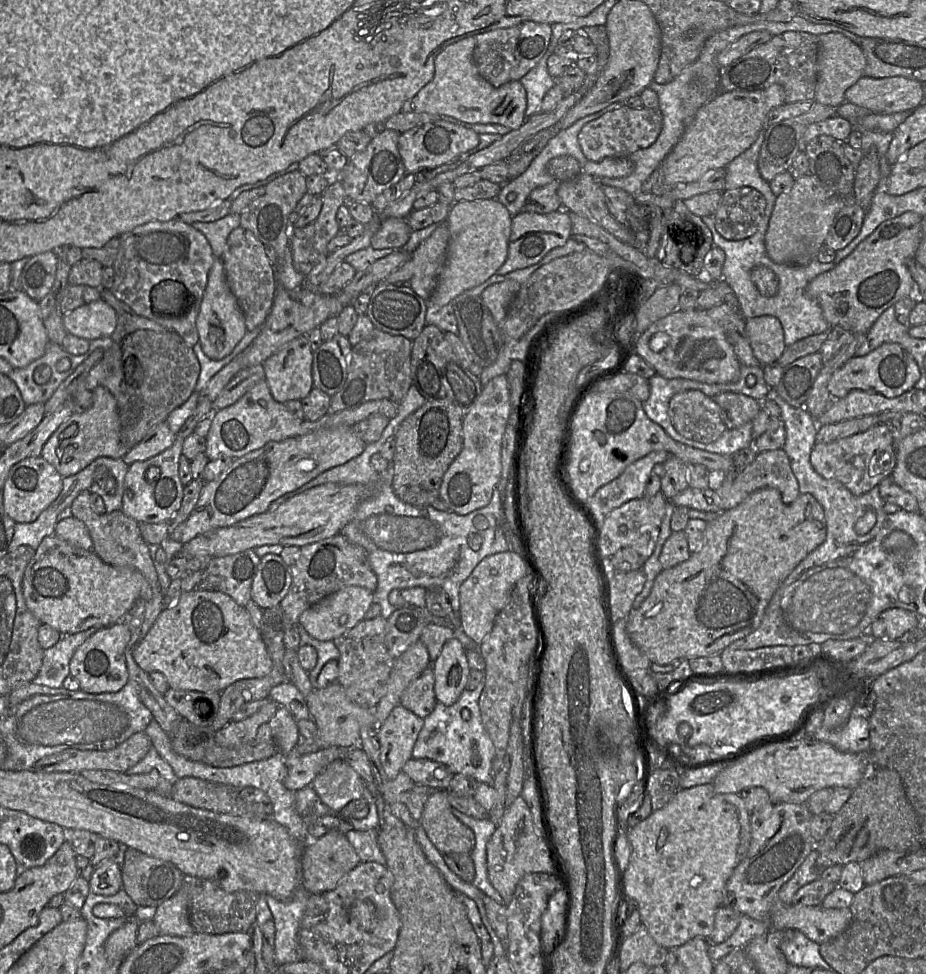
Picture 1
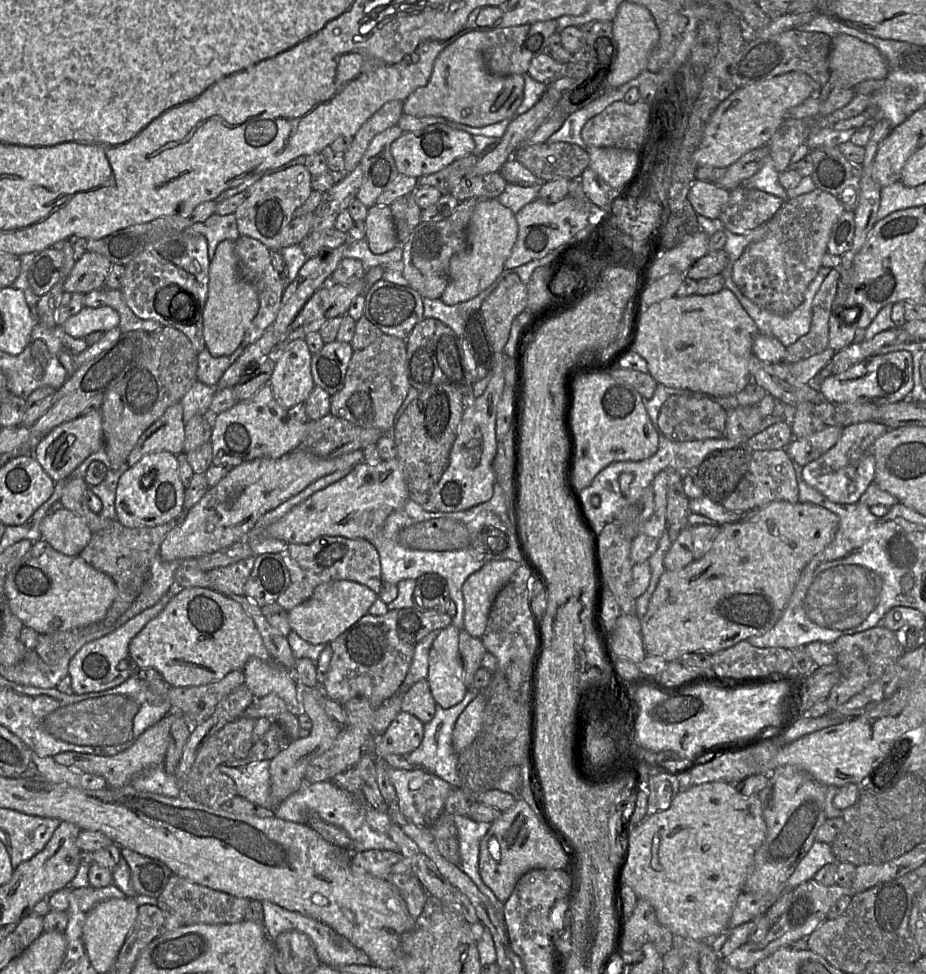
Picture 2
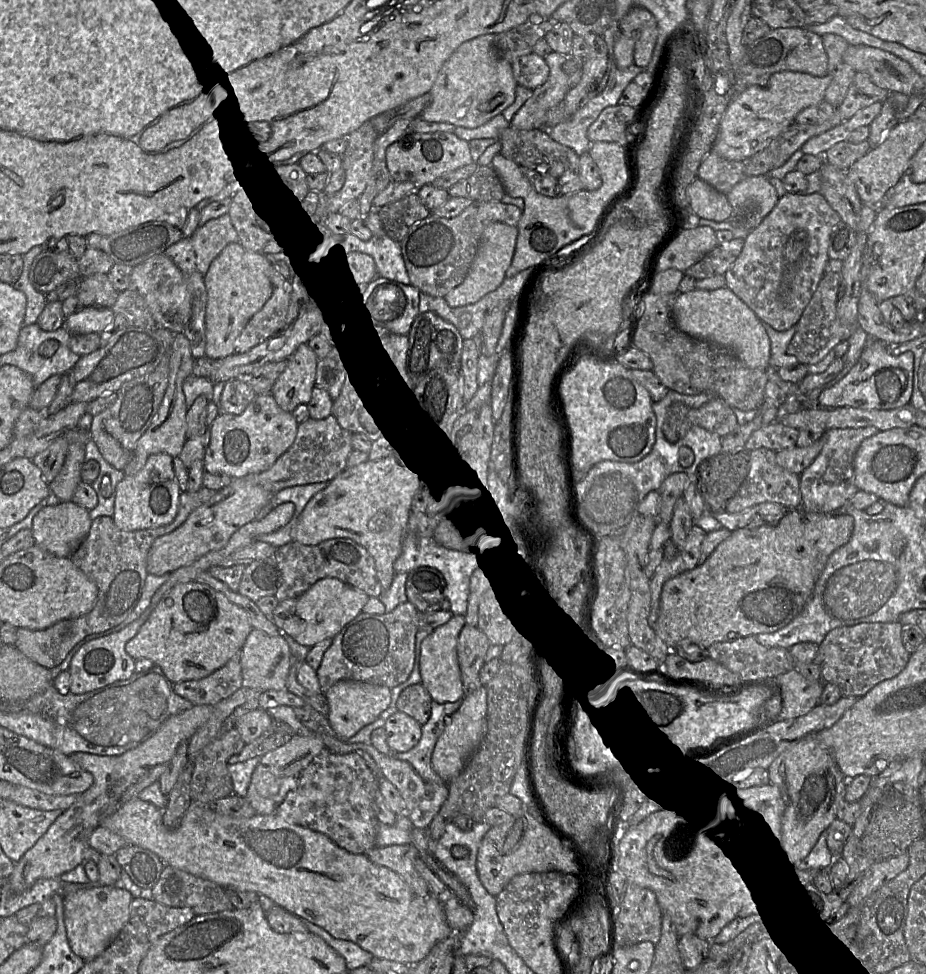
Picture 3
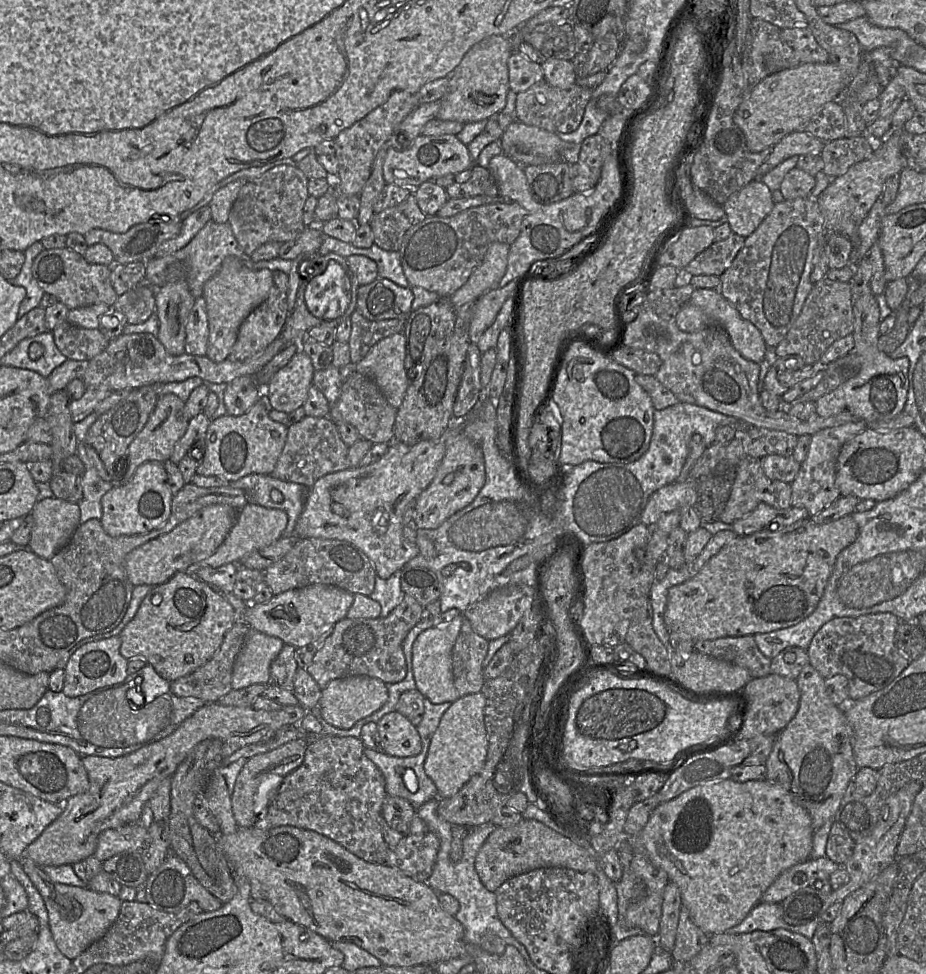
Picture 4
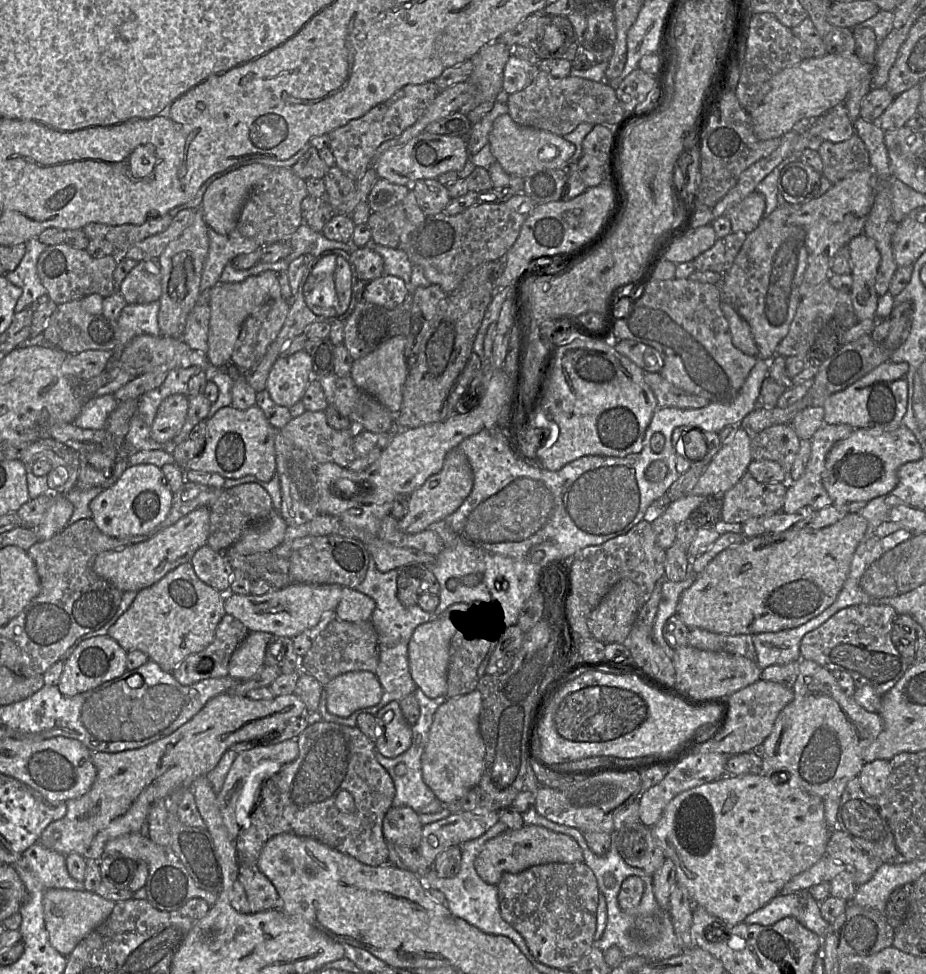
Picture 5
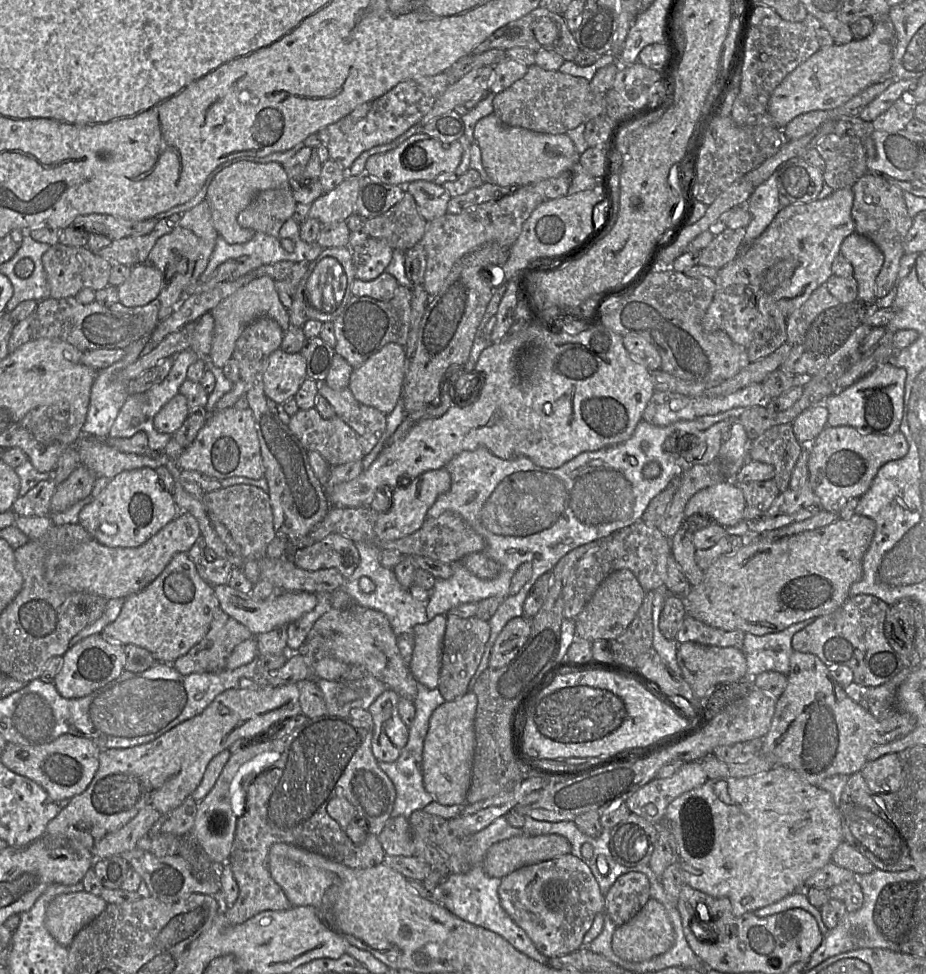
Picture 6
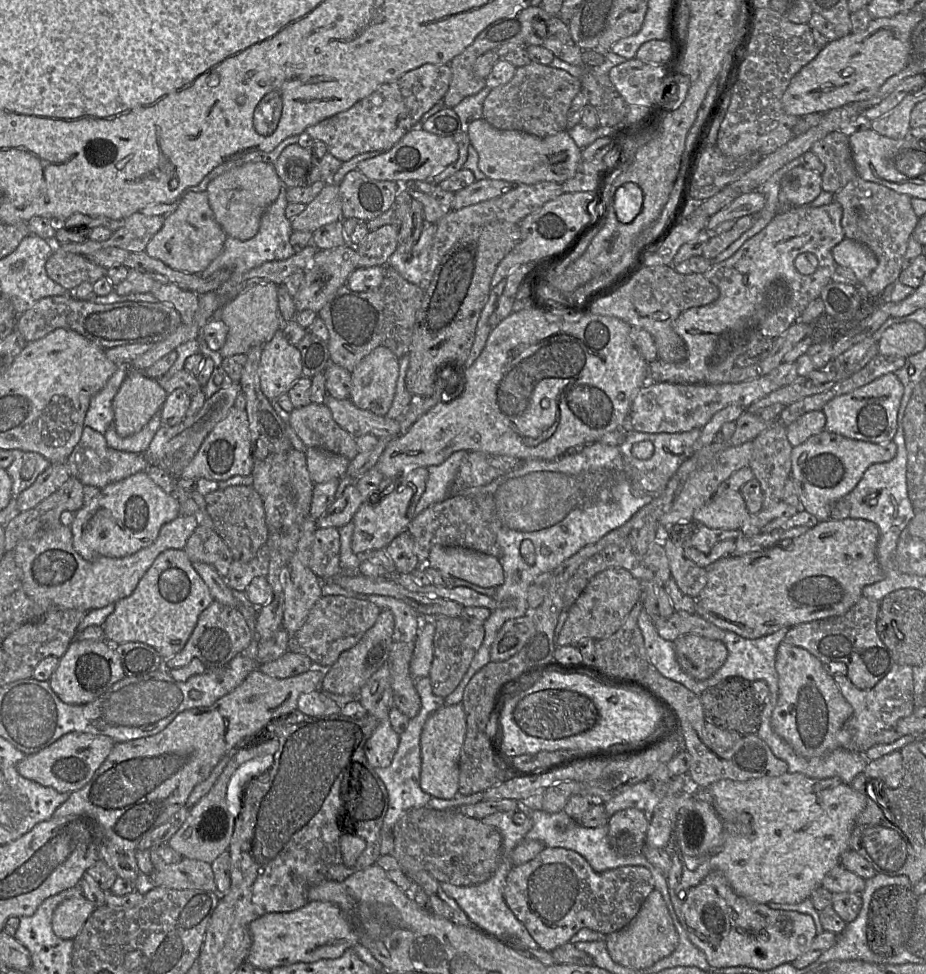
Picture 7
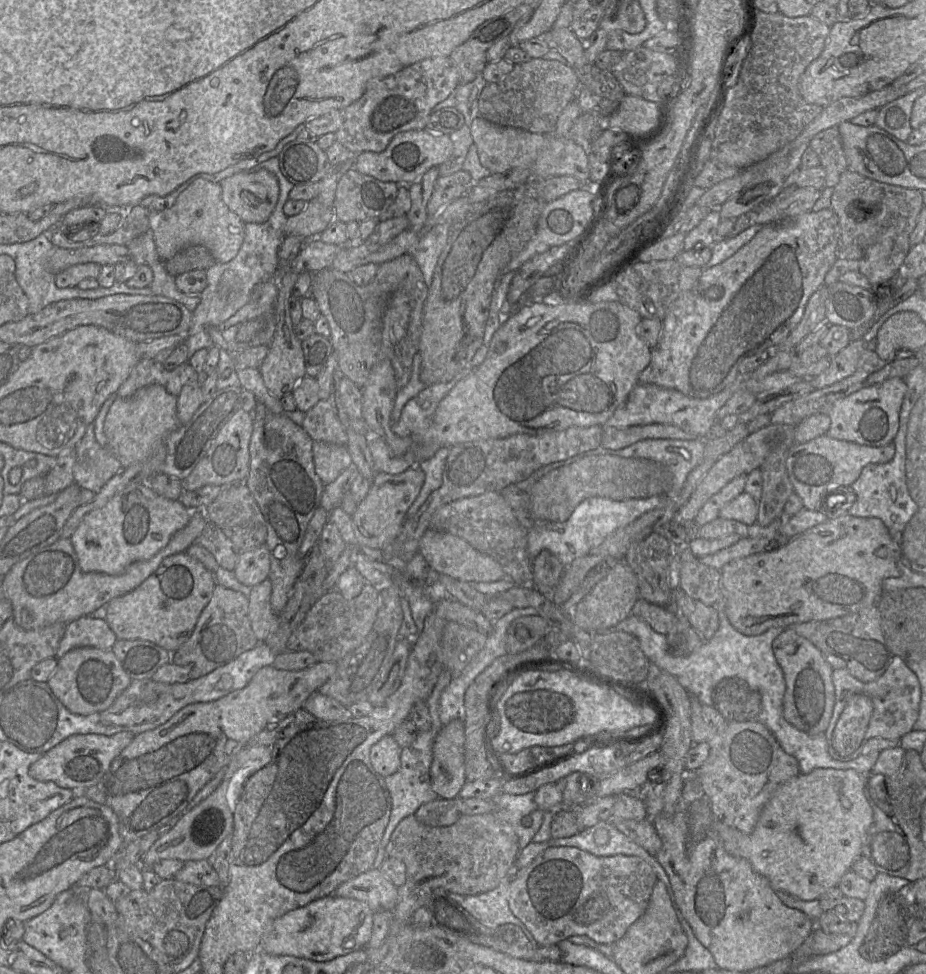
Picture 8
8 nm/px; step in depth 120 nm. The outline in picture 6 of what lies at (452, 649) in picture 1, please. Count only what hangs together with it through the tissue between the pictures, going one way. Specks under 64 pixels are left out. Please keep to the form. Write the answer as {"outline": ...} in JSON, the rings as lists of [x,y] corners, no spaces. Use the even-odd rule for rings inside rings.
{"outline":[[[437,615],[426,624],[414,627],[414,650],[409,668],[417,682],[430,689],[439,684],[446,624],[447,616]]]}

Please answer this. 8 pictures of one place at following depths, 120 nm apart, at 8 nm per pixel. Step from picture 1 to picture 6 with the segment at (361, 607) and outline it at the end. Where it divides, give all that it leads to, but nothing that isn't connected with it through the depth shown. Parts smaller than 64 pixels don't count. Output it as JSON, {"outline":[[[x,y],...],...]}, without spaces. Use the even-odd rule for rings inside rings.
{"outline":[[[227,584],[213,588],[221,610],[247,627],[254,636],[287,626],[313,610],[318,602],[317,594],[306,591],[279,591],[268,599],[256,600],[250,593],[242,593]]]}

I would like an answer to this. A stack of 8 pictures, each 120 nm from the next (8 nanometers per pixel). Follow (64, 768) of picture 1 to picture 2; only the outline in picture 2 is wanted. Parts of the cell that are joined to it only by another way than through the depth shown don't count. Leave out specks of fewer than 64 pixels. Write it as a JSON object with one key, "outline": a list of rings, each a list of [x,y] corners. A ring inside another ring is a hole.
{"outline":[[[173,710],[155,725],[148,728],[132,746],[113,756],[66,751],[55,755],[53,758],[57,763],[69,768],[102,776],[107,782],[106,788],[123,787],[131,784],[132,779],[143,771],[164,764],[170,739],[171,725],[181,716],[183,715]]]}

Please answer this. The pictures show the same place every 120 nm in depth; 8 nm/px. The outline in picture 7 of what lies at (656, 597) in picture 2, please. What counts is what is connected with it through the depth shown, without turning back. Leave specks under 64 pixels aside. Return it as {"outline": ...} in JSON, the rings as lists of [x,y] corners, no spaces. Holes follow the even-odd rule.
{"outline":[[[852,518],[842,520],[829,519],[818,522],[816,526],[809,528],[806,533],[795,539],[783,540],[778,546],[772,546],[762,551],[750,552],[744,555],[725,556],[707,568],[706,586],[696,598],[696,614],[717,627],[746,639],[757,639],[782,628],[791,628],[801,623],[843,615],[862,597],[862,590],[865,586],[881,581],[884,578],[883,570],[877,559],[879,534],[878,525],[869,520]]]}

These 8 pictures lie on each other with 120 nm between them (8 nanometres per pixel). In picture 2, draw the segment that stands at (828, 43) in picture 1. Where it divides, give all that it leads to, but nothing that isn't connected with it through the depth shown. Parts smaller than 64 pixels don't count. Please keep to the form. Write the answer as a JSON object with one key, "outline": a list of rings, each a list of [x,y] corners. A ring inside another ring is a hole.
{"outline":[[[847,34],[831,38],[829,70],[838,76],[839,84],[846,89],[853,89],[864,80],[884,80],[890,71],[886,59],[874,46]]]}

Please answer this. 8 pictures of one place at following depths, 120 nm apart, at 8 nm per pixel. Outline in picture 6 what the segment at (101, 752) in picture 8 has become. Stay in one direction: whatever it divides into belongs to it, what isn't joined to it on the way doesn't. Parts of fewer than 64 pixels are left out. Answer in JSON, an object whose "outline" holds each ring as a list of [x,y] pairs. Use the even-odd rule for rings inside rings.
{"outline":[[[64,734],[38,746],[7,743],[1,762],[12,772],[39,784],[54,801],[60,801],[71,799],[87,789],[99,768],[100,752],[101,749],[91,740]]]}

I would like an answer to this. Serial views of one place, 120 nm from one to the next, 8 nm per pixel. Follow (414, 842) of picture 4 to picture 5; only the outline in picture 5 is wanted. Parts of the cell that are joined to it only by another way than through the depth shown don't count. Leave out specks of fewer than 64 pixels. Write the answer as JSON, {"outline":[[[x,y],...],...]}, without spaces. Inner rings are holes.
{"outline":[[[477,809],[451,813],[450,816],[422,827],[418,853],[432,868],[442,851],[480,837],[499,821],[497,810]]]}

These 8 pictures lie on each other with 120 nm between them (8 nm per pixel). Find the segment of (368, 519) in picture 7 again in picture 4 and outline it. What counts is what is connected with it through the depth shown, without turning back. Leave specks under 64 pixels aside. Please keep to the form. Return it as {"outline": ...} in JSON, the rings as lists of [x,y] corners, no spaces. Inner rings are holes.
{"outline":[[[463,432],[446,442],[446,450],[431,483],[416,498],[413,524],[417,529],[435,529],[446,519],[468,506],[486,481],[485,462],[481,448]]]}

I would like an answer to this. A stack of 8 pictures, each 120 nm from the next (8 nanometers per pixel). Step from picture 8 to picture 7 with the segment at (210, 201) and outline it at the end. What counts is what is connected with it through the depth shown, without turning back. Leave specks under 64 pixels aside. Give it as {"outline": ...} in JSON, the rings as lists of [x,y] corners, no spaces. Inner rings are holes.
{"outline":[[[206,191],[183,192],[177,209],[164,217],[162,228],[145,248],[149,256],[174,270],[199,274],[222,252],[227,234],[214,217]]]}

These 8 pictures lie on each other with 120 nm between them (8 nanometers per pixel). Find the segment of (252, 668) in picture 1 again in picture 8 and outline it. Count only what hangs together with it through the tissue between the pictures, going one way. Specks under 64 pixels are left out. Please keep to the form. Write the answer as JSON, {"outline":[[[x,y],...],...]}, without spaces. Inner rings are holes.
{"outline":[[[186,552],[170,555],[136,589],[107,603],[105,621],[118,640],[145,640],[173,653],[190,637],[216,584],[213,573],[199,560]]]}

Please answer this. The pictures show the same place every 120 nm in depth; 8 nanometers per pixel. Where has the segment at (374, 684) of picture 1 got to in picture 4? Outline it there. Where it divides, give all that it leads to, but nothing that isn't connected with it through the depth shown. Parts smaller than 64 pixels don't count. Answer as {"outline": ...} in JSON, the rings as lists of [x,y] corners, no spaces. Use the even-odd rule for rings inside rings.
{"outline":[[[405,594],[402,602],[387,617],[344,618],[331,628],[306,670],[321,690],[334,679],[355,675],[376,677],[386,684],[400,682],[407,673],[402,643],[426,613],[419,602]]]}

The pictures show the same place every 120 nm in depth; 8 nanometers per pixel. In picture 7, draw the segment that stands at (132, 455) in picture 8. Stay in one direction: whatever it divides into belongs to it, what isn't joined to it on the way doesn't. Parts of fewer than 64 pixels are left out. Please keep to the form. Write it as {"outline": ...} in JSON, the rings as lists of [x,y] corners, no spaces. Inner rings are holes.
{"outline":[[[140,371],[129,372],[113,399],[113,424],[120,437],[138,433],[160,411],[168,394]]]}

